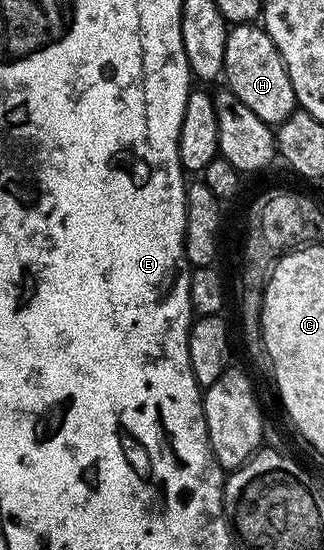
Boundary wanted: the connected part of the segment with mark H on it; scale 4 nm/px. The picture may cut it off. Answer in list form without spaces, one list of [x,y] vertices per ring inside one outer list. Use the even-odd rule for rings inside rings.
[[[260,23],[234,24],[230,27],[227,34],[227,50],[223,53],[223,66],[225,67],[223,80],[229,83],[226,84],[228,91],[233,92],[235,98],[239,98],[239,102],[243,102],[243,106],[247,106],[255,114],[259,114],[259,118],[264,124],[280,126],[291,113],[298,111],[297,95],[291,86],[287,66],[275,46],[275,42],[271,42],[271,38],[265,33],[265,29]]]

